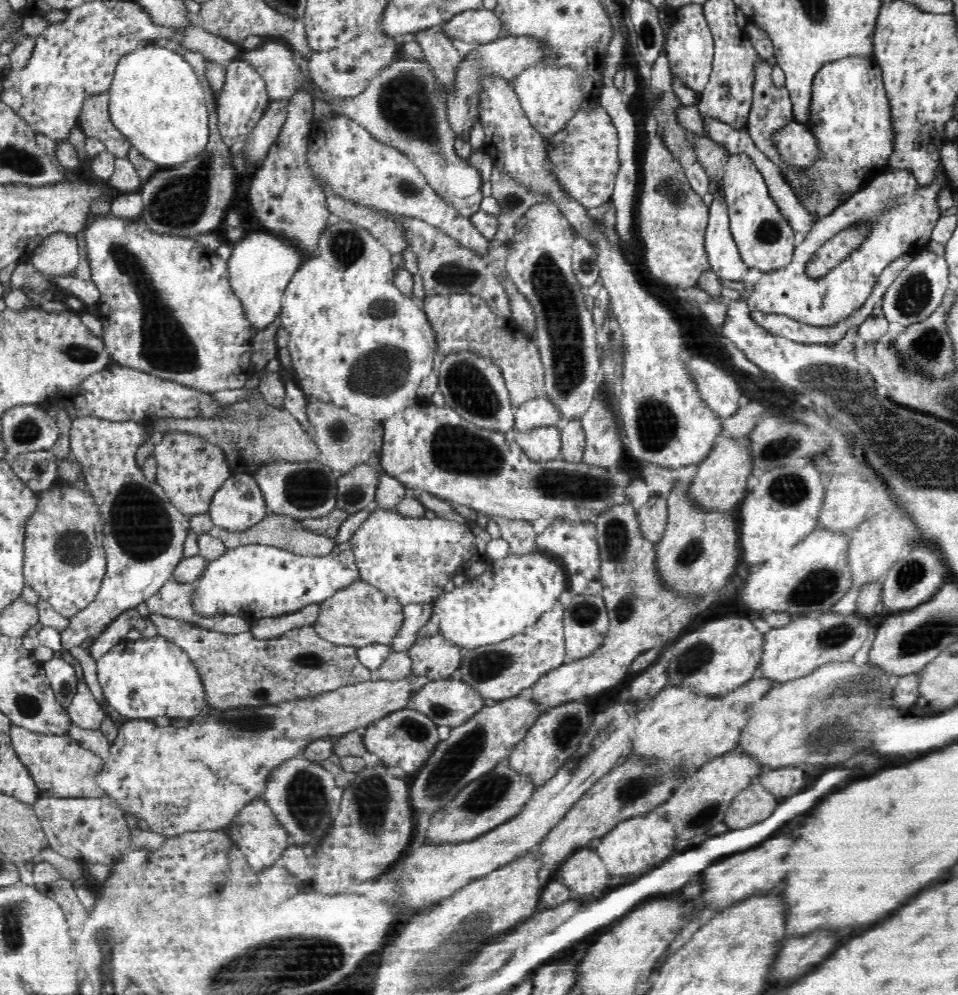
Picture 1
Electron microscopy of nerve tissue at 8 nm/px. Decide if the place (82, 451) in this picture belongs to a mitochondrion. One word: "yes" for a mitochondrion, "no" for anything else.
no

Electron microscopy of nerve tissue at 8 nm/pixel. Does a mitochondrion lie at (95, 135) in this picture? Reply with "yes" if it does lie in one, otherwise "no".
no

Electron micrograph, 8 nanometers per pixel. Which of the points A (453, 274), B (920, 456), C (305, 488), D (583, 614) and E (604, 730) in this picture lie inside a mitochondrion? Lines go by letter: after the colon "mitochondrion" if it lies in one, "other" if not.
A: mitochondrion
B: mitochondrion
C: mitochondrion
D: mitochondrion
E: mitochondrion

